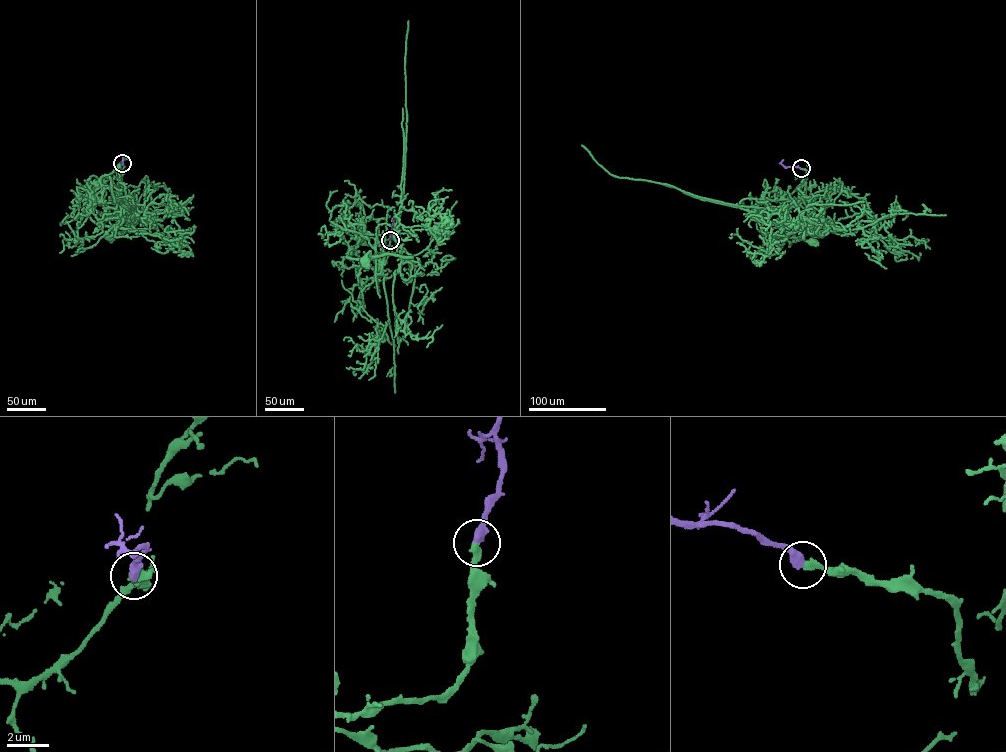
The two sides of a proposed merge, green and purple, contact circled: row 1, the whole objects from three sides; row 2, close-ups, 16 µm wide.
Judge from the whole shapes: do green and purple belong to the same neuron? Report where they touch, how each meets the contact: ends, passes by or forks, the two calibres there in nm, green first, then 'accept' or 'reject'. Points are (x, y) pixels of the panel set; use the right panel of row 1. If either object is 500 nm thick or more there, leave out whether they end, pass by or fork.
place (801, 168); green ends; purple ends; calibres 320 and 480 nm; accept

